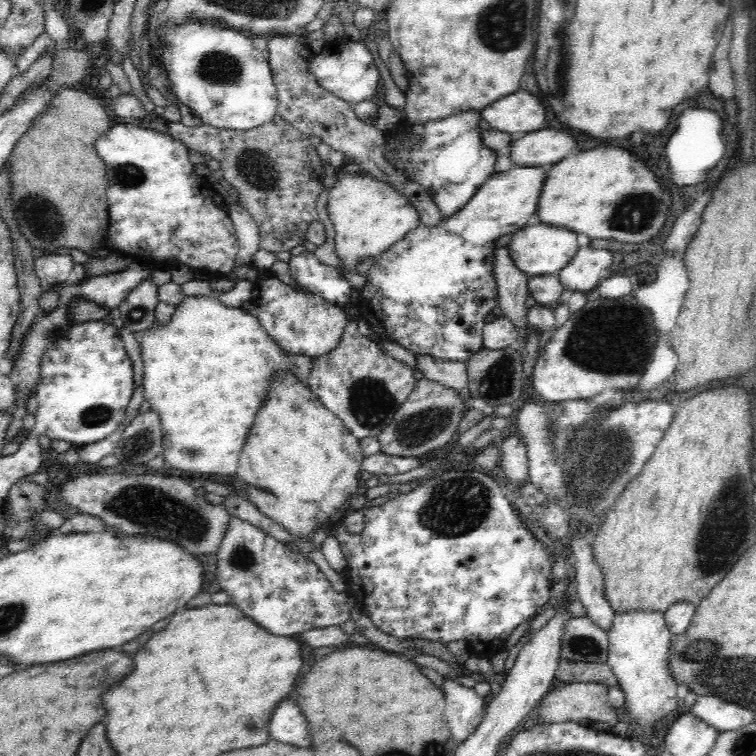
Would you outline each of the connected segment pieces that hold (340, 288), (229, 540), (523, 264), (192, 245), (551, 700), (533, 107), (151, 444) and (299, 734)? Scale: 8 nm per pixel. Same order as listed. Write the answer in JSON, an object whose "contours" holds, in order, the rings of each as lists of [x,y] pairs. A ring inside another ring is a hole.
{"contours":[[[[305,251],[297,256],[292,256],[288,265],[290,275],[301,287],[308,288],[308,291],[314,292],[317,296],[340,307],[350,302],[353,287],[348,283],[348,280],[341,278],[339,272],[332,266],[320,262],[314,253]]],[[[235,516],[229,518],[216,556],[216,579],[232,604],[276,636],[292,638],[292,634],[300,636],[308,630],[348,622],[352,608],[359,603],[355,590],[334,591],[326,575],[305,555],[290,551],[284,543]]],[[[533,221],[525,228],[512,234],[512,239],[507,249],[514,265],[518,270],[524,272],[528,277],[558,274],[574,256],[579,249],[577,234],[568,232],[566,228],[548,228],[548,224],[538,224]]],[[[117,123],[109,128],[108,132],[102,133],[96,138],[94,146],[100,156],[100,159],[105,163],[105,169],[107,172],[108,187],[106,190],[107,195],[107,207],[109,215],[109,228],[105,230],[105,244],[109,248],[113,248],[115,252],[120,252],[124,255],[131,255],[137,260],[151,260],[153,269],[165,269],[171,268],[176,263],[185,264],[192,270],[198,273],[207,275],[208,279],[215,277],[226,277],[228,274],[234,274],[237,281],[249,281],[252,284],[256,283],[256,272],[258,268],[252,266],[252,264],[236,267],[236,254],[239,250],[239,240],[237,239],[235,229],[232,220],[226,212],[223,212],[212,199],[213,194],[213,180],[206,180],[199,177],[194,170],[194,164],[190,162],[189,149],[184,143],[173,139],[168,133],[160,133],[154,129],[143,128],[139,125],[130,125],[129,123]]],[[[568,682],[563,688],[553,688],[549,694],[539,703],[538,720],[544,721],[576,721],[584,718],[600,720],[600,722],[610,722],[612,726],[616,724],[613,708],[607,703],[608,689],[604,684],[590,682]]],[[[520,88],[485,106],[480,116],[490,128],[518,137],[540,130],[546,120],[546,110],[538,97]]],[[[149,409],[139,412],[126,426],[114,454],[120,464],[144,464],[164,452],[160,415]]],[[[284,700],[276,706],[270,720],[270,734],[274,740],[284,740],[290,744],[296,742],[304,748],[312,746],[312,738],[306,728],[306,718],[302,716],[300,708],[290,700]]]]}

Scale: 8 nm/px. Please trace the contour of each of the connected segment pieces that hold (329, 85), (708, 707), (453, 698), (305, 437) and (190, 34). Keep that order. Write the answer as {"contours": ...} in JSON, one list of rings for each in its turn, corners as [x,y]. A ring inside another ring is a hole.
{"contours":[[[[341,39],[330,44],[326,43],[321,53],[309,60],[308,70],[324,90],[352,104],[358,104],[362,100],[375,100],[382,88],[380,73],[376,69],[372,54],[360,40],[353,42]]],[[[700,696],[689,710],[696,719],[714,726],[718,732],[733,731],[750,724],[755,713],[716,696]]],[[[448,675],[443,676],[442,691],[446,700],[445,719],[452,738],[457,743],[462,743],[474,734],[483,719],[485,713],[483,697],[473,688],[460,685],[457,679],[452,679]]],[[[284,369],[274,372],[278,376],[244,444],[235,484],[264,516],[283,526],[295,538],[311,540],[314,530],[330,524],[338,518],[338,512],[346,513],[344,505],[358,490],[358,472],[364,456],[359,439],[320,402],[319,396],[290,372]],[[286,494],[304,500],[304,506],[298,504],[298,514],[292,504],[280,500]]],[[[190,23],[184,27],[167,27],[167,31],[163,31],[163,40],[166,48],[162,63],[167,71],[169,85],[177,98],[204,124],[246,131],[270,122],[277,114],[277,90],[272,80],[271,65],[262,57],[262,52],[254,47],[250,37],[217,25]]]]}

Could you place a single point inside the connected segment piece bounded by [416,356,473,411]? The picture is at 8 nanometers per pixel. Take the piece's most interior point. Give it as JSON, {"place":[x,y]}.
{"place":[452,375]}

